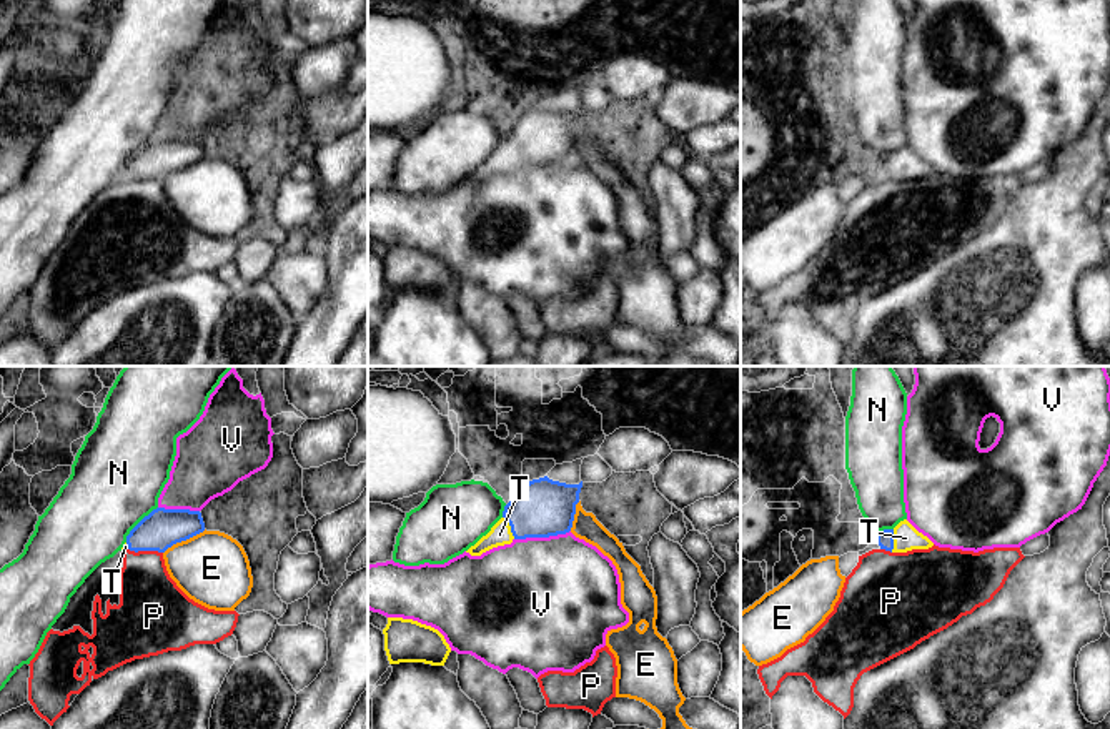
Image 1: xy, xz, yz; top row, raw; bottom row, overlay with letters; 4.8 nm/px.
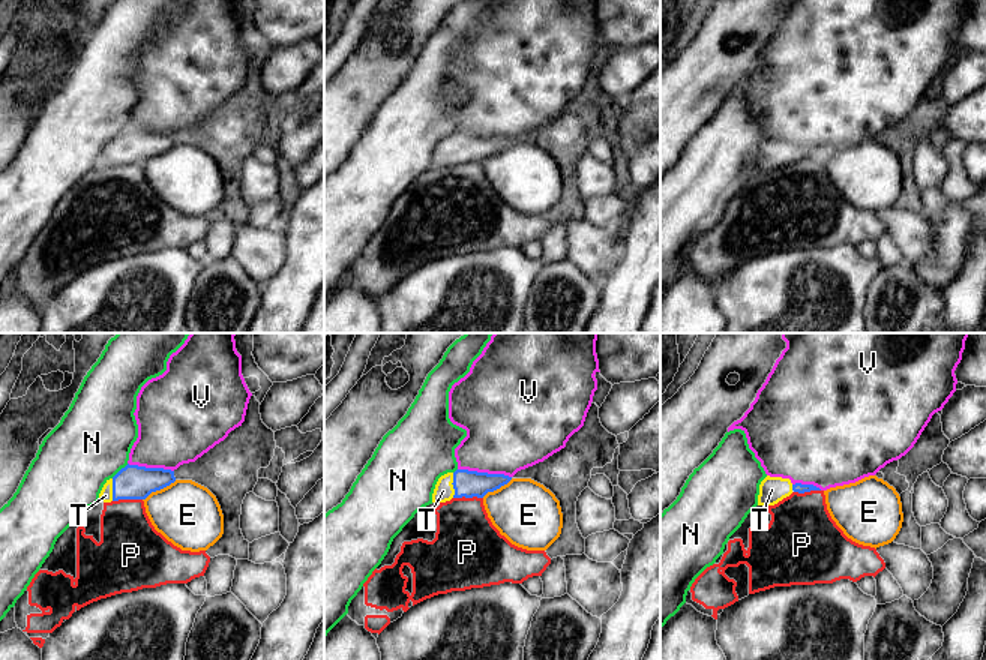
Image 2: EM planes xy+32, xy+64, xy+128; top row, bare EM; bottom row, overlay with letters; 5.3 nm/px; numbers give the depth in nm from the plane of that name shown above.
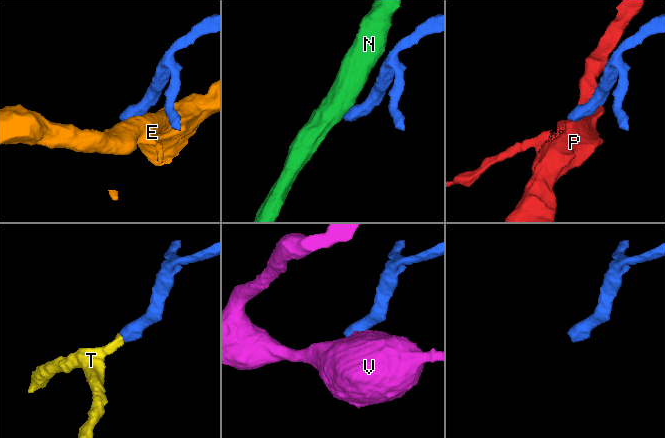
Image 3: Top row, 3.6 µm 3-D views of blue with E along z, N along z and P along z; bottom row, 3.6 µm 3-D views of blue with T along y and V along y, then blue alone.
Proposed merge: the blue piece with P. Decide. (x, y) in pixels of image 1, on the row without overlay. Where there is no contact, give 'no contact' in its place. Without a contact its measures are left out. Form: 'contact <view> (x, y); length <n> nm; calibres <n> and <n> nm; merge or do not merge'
contact xy (145, 177); length 170 nm; calibres 190 and 300 nm; do not merge

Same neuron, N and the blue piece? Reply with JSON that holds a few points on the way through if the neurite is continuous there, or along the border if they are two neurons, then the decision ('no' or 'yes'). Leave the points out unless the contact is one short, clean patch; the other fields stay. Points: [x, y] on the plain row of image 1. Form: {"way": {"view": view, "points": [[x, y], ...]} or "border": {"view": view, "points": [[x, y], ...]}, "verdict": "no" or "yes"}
{"border": {"view": "xy", "points": [[157, 133], [130, 158], [125, 168]]}, "verdict": "no"}

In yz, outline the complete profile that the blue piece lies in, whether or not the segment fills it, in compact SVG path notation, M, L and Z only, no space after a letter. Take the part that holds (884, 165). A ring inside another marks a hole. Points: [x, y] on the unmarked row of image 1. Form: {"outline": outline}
{"outline": "M907 146L900 148L894 156L884 156L877 161L880 176L890 180L907 180L912 176L929 176L934 170L919 160Z"}

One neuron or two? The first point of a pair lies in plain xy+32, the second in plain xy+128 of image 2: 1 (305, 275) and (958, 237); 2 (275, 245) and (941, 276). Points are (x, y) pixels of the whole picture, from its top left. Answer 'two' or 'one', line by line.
1: two
2: two

